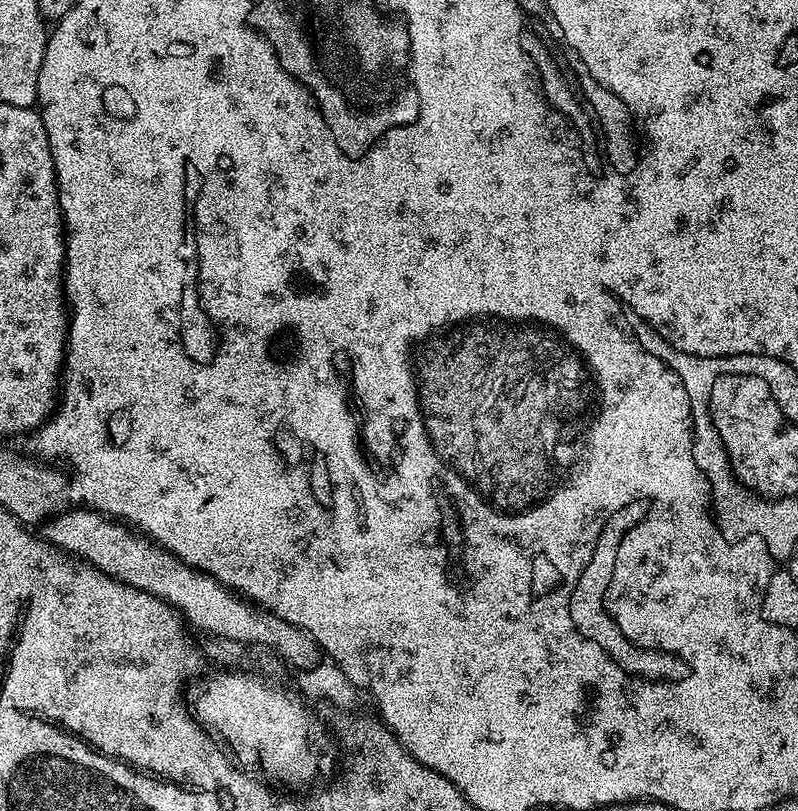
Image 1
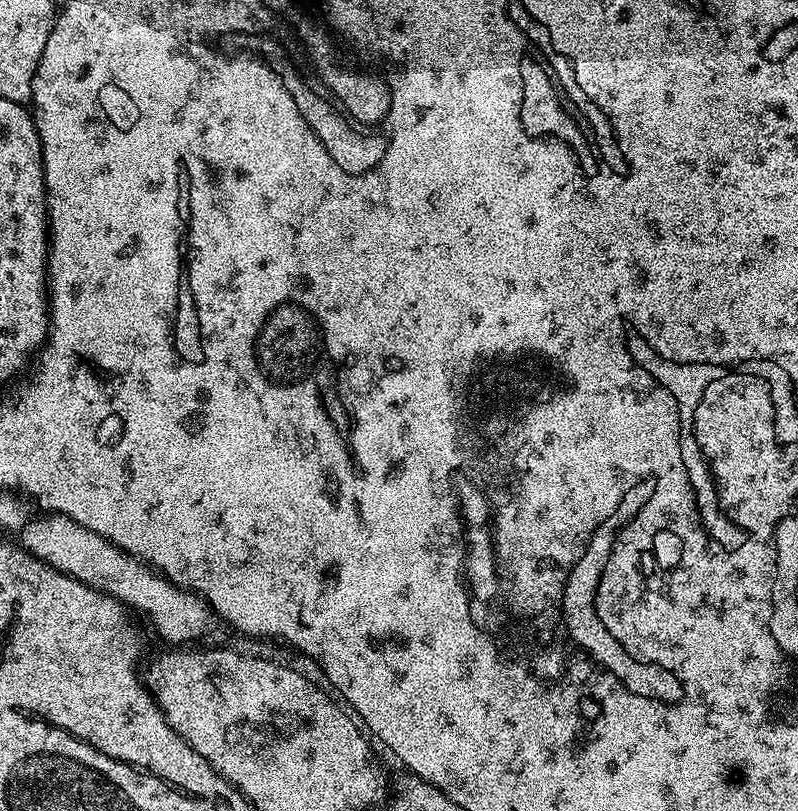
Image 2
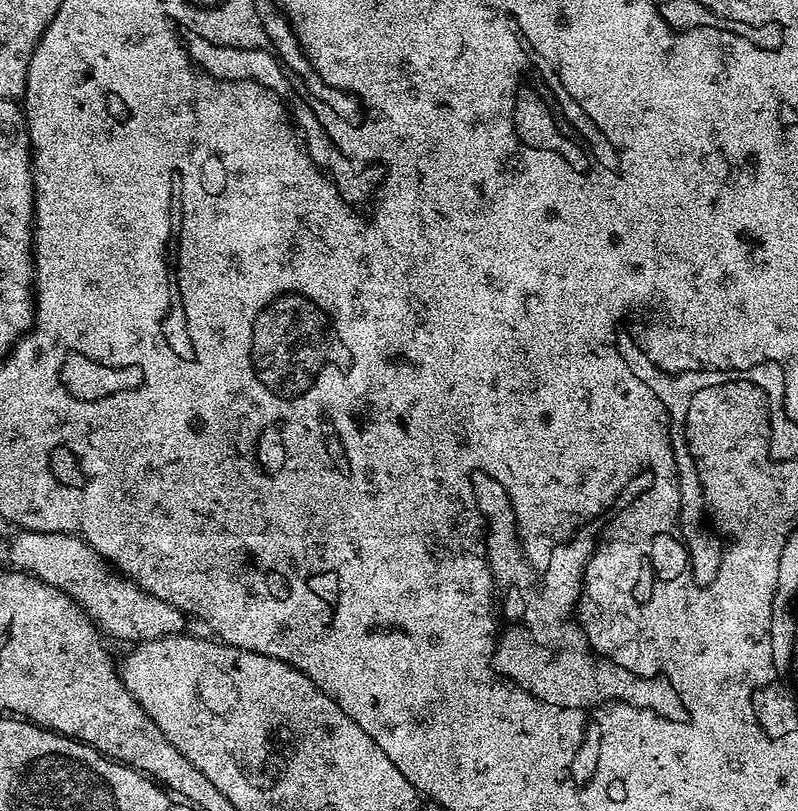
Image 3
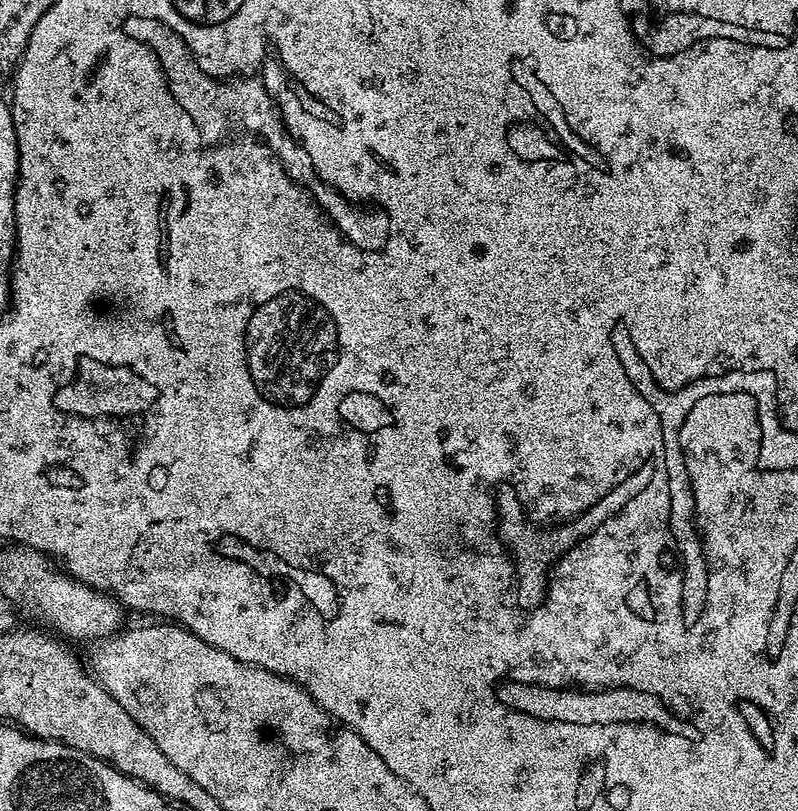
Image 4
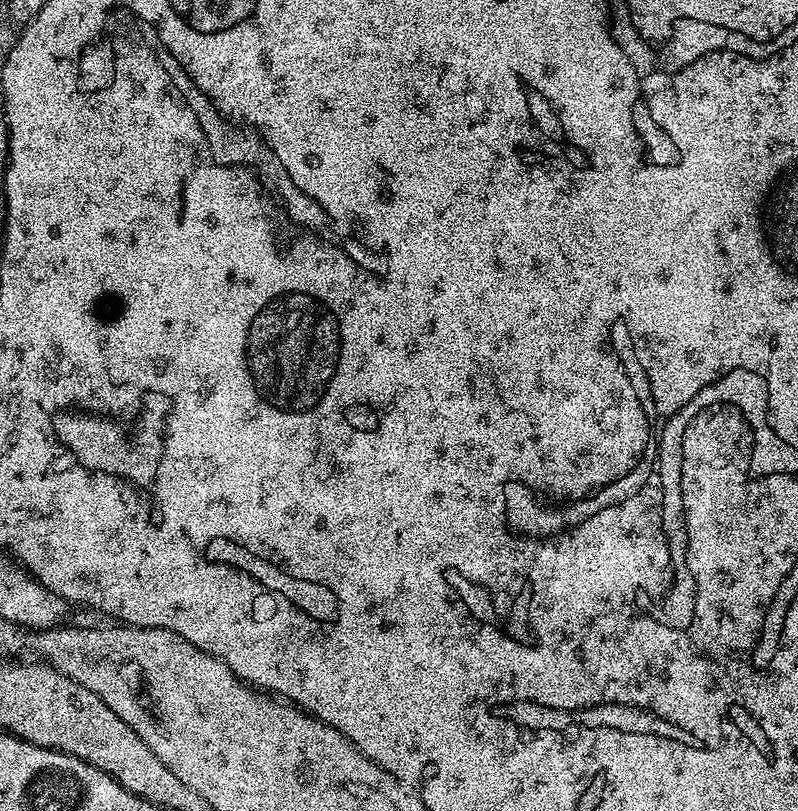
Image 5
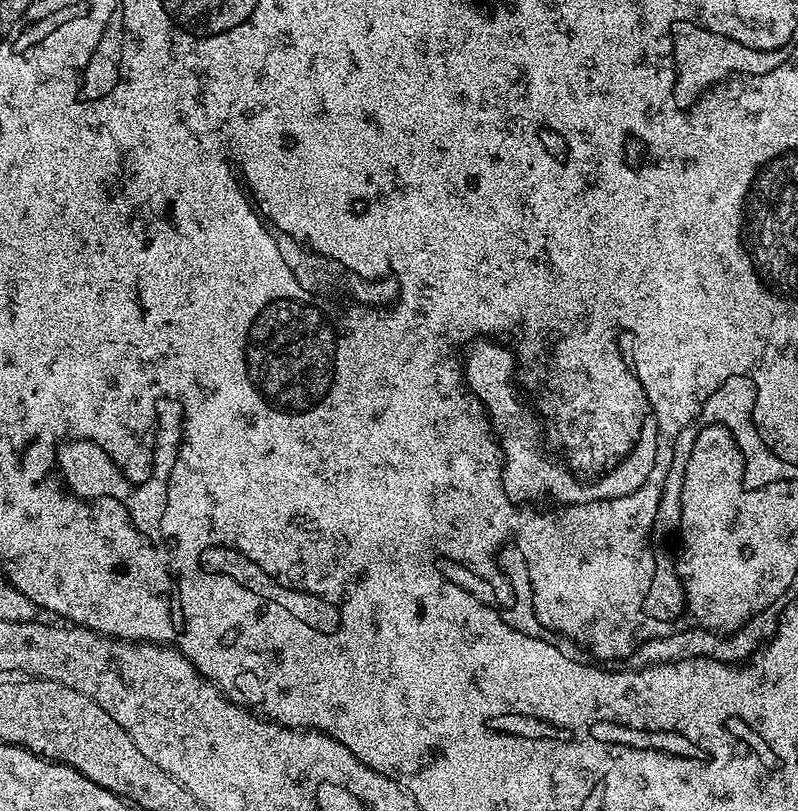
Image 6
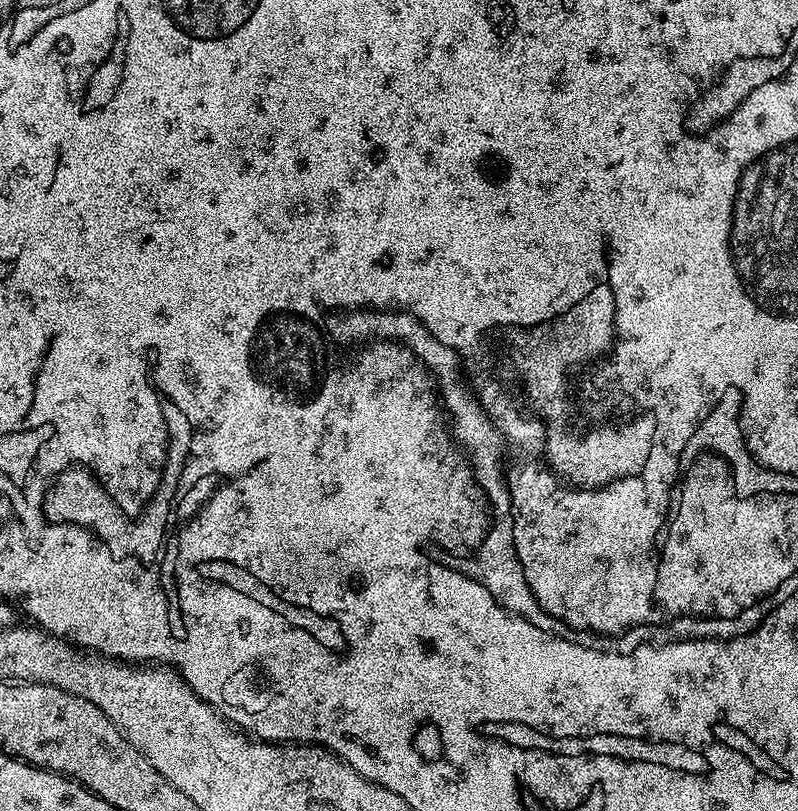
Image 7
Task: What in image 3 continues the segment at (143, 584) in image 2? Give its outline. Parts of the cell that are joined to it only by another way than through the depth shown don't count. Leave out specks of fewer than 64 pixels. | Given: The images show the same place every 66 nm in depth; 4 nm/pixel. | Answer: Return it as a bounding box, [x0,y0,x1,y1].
[8,532,185,640]

